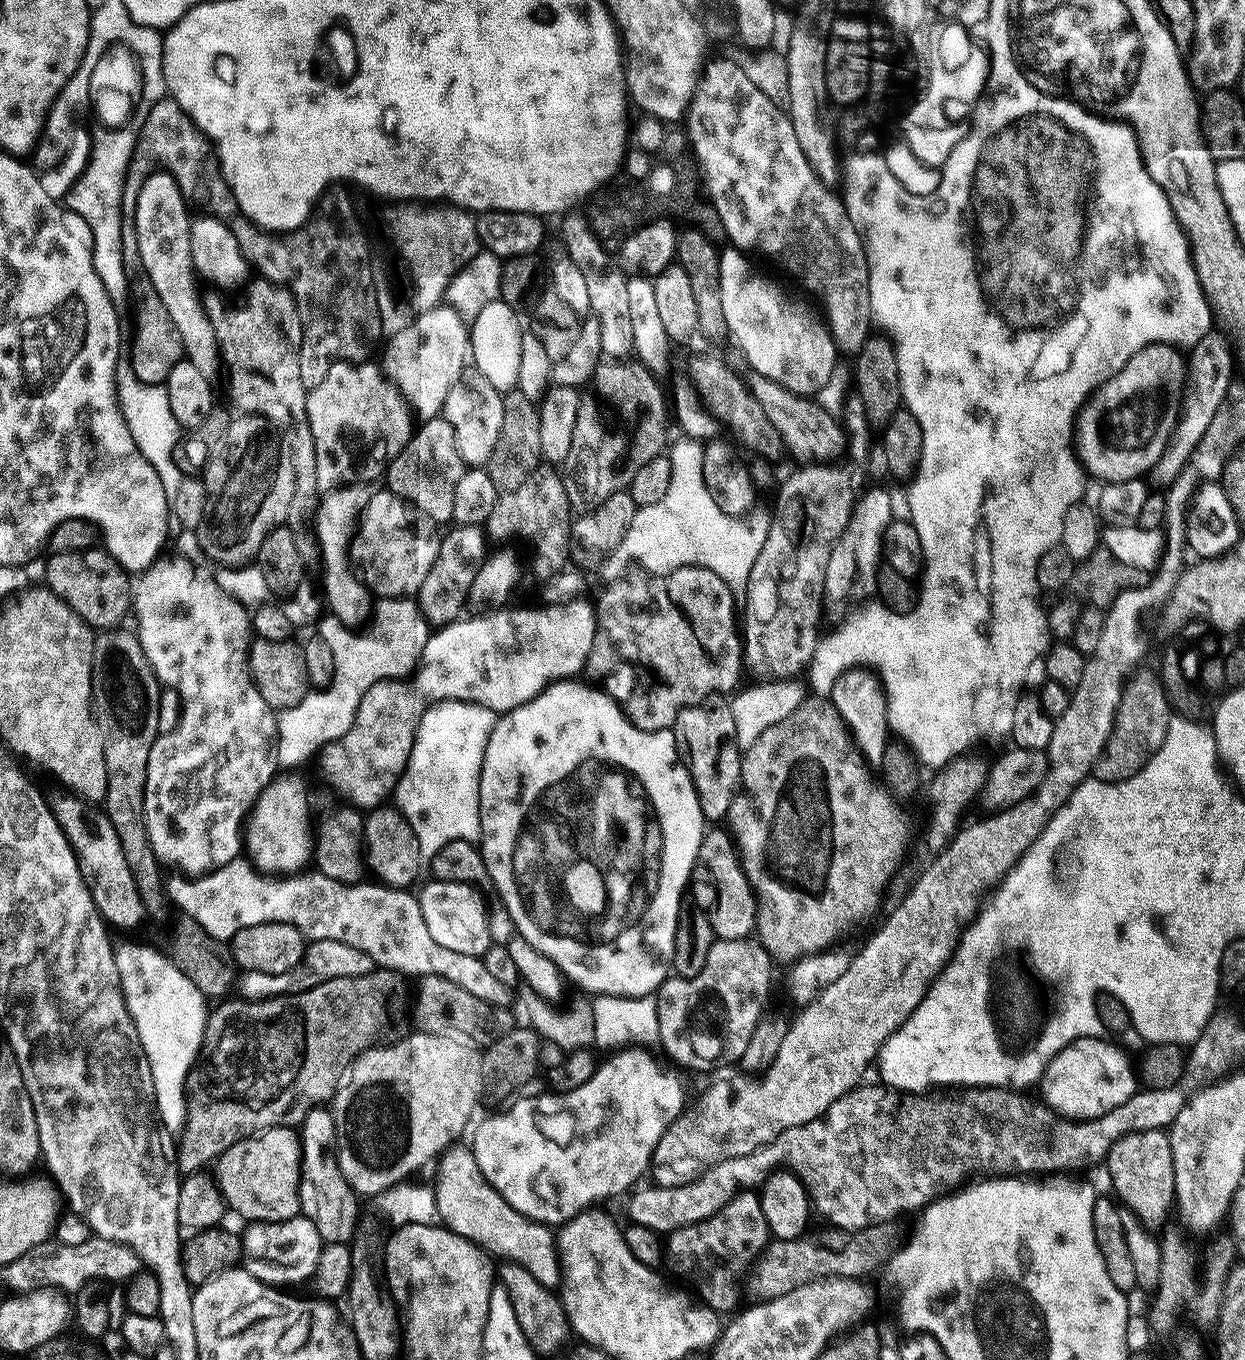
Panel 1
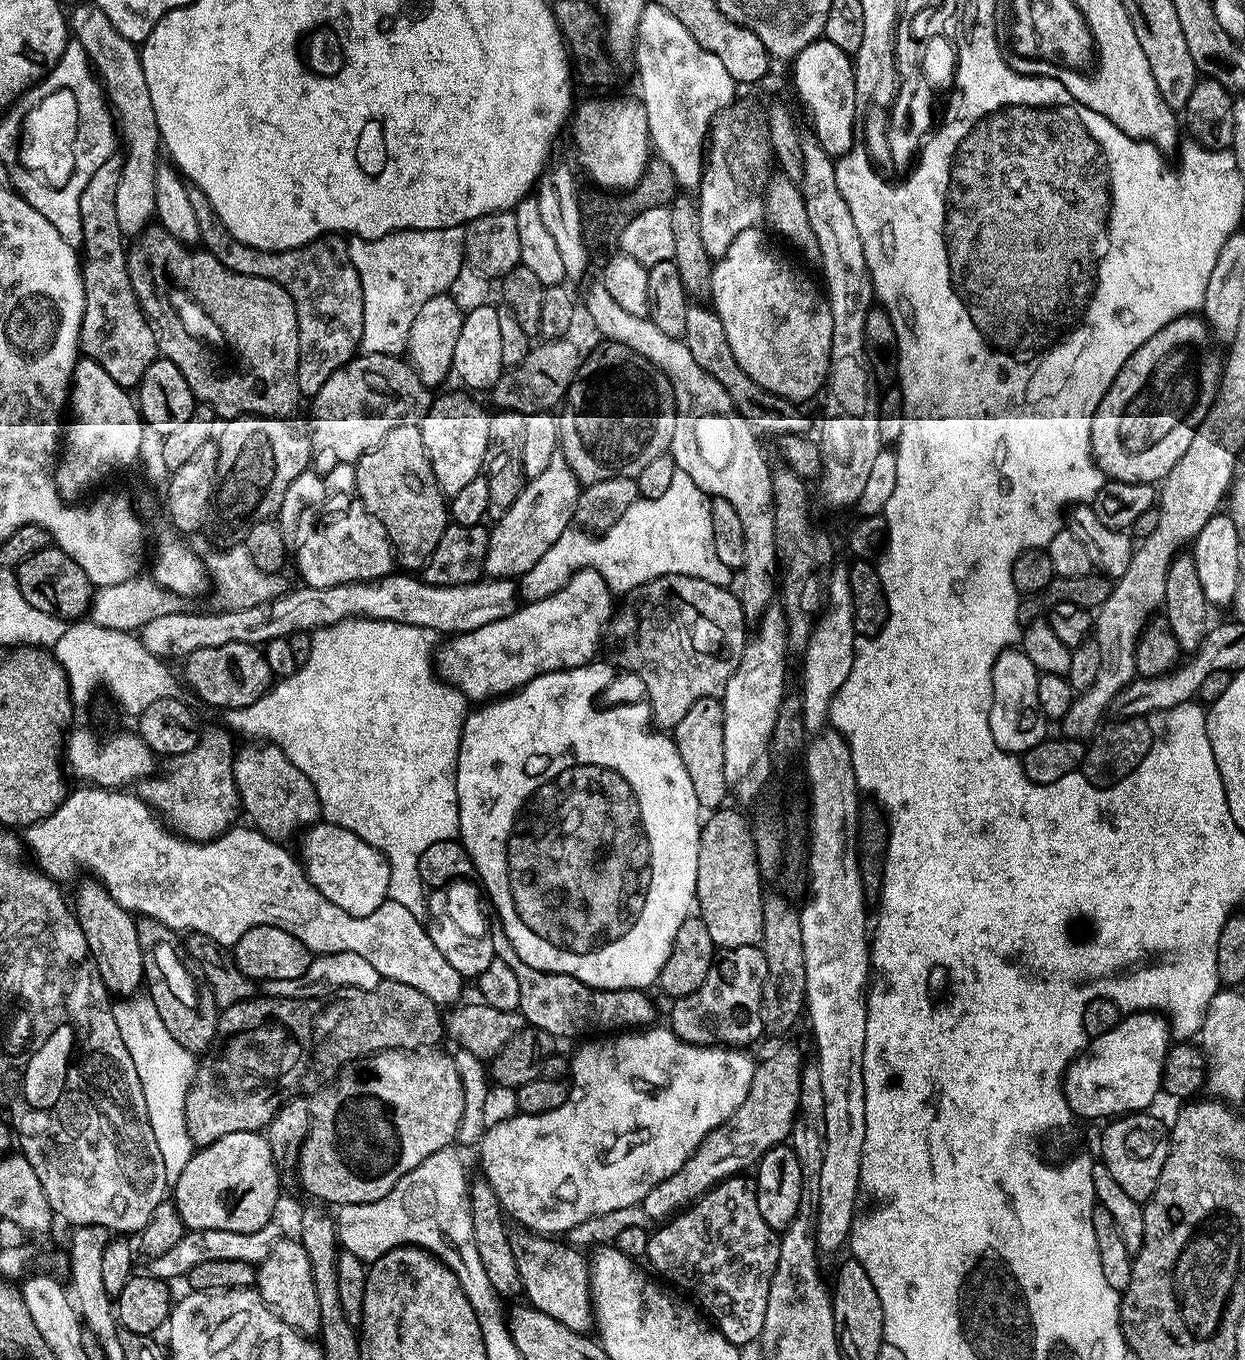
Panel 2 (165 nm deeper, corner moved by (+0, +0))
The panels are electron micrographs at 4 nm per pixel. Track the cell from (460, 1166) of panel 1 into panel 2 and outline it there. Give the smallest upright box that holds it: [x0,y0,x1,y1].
[522,1234,594,1333]

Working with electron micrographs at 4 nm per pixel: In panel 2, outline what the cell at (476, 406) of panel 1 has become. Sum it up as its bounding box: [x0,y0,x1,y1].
[418,391,492,498]

